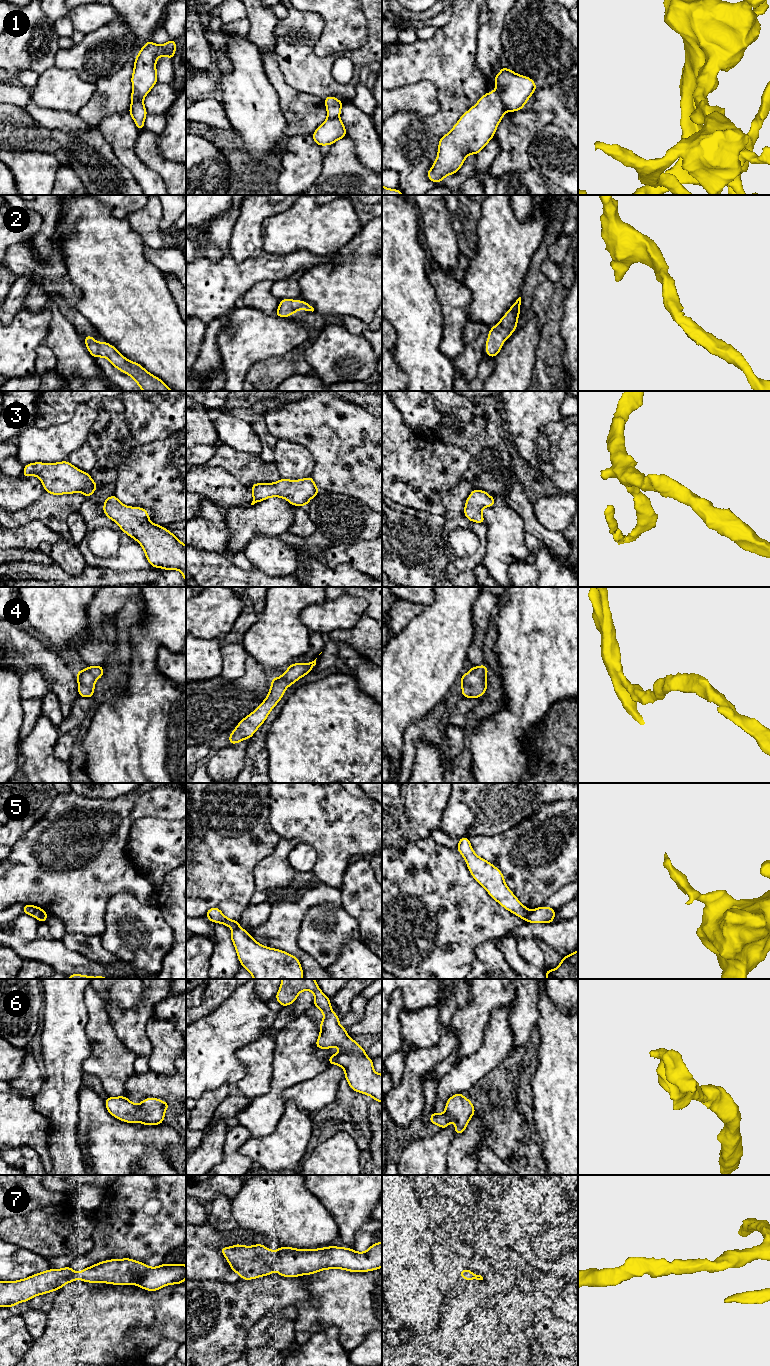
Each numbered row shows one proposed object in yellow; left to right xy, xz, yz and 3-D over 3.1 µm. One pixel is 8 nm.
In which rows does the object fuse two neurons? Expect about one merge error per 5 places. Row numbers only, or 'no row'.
1, 5

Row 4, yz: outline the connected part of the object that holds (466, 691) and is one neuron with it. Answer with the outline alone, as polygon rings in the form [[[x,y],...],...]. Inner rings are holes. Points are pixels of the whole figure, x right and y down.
[[[481,665],[472,667],[466,674],[463,674],[460,682],[462,683],[462,695],[464,698],[473,697],[478,699],[487,690],[488,667]]]

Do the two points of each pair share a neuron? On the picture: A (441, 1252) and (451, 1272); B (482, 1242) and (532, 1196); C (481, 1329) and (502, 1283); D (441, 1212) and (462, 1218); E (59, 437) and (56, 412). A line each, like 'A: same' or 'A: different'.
A: same
B: different
C: different
D: same
E: different

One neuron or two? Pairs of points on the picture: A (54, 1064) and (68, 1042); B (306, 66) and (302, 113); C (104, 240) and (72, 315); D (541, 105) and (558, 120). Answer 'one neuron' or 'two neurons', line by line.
A: one neuron
B: two neurons
C: two neurons
D: one neuron

